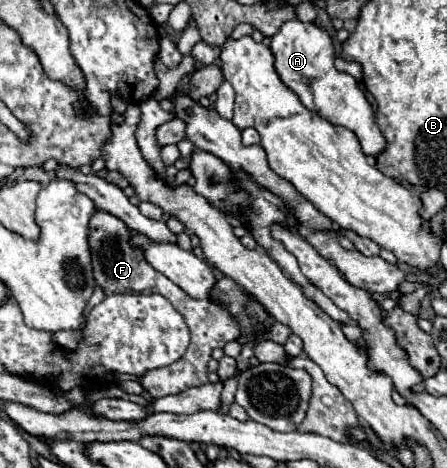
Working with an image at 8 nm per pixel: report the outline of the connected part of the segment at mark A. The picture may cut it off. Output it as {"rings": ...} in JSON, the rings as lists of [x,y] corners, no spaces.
{"rings":[[[297,18],[283,22],[275,38],[271,38],[271,52],[275,56],[275,68],[281,80],[301,98],[301,102],[309,108],[319,112],[335,126],[349,128],[357,134],[361,148],[365,154],[375,156],[385,148],[385,138],[381,136],[369,102],[365,100],[363,92],[357,86],[357,80],[349,74],[337,72],[335,62],[335,48],[333,38],[327,30],[319,28],[313,22],[301,22]]]}

